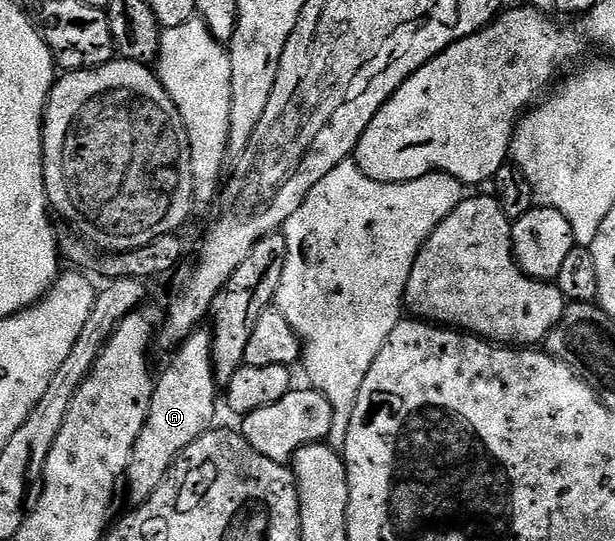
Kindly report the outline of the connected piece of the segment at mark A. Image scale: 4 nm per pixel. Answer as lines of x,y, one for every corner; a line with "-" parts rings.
198,330
192,332
186,340
176,345
173,357
169,365
156,377
153,385
153,397
151,398
151,410
143,430
139,430
139,438
133,447
133,453
129,459
129,471
127,473
127,484
129,480
129,496
133,502
145,500
156,490
159,482
171,470
173,463
199,438
204,432
214,427
213,415
217,412
217,400
219,404
219,389
215,382
213,373
213,334
209,330

